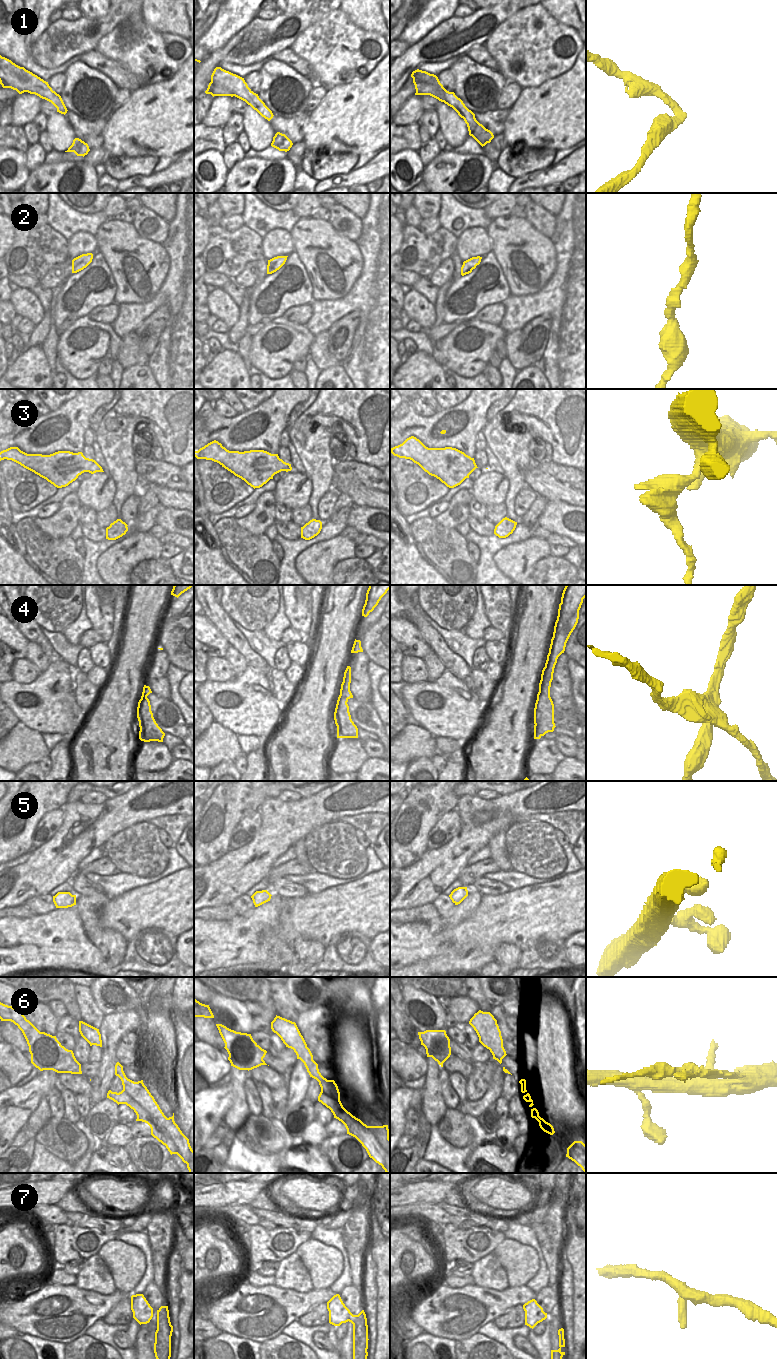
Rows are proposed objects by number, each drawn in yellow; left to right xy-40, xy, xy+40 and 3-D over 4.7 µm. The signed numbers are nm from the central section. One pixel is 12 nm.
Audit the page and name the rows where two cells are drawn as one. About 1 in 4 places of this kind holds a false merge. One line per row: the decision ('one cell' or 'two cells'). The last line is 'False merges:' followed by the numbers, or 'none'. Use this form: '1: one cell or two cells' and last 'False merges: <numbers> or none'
1: two cells
2: one cell
3: two cells
4: two cells
5: one cell
6: one cell
7: one cell
False merges: 1, 3, 4

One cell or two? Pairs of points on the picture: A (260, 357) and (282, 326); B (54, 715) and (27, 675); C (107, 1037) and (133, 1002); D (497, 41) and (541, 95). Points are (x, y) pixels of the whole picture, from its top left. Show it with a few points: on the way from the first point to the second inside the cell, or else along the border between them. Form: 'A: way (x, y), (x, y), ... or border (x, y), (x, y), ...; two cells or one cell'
A: way (268, 349), (280, 337), (280, 334); one cell
B: border (41, 673), (29, 683), (17, 683), (13, 680); two cells
C: border (136, 1009), (127, 1009), (105, 1015); two cells
D: border (556, 76), (536, 86), (527, 86), (522, 89); two cells

